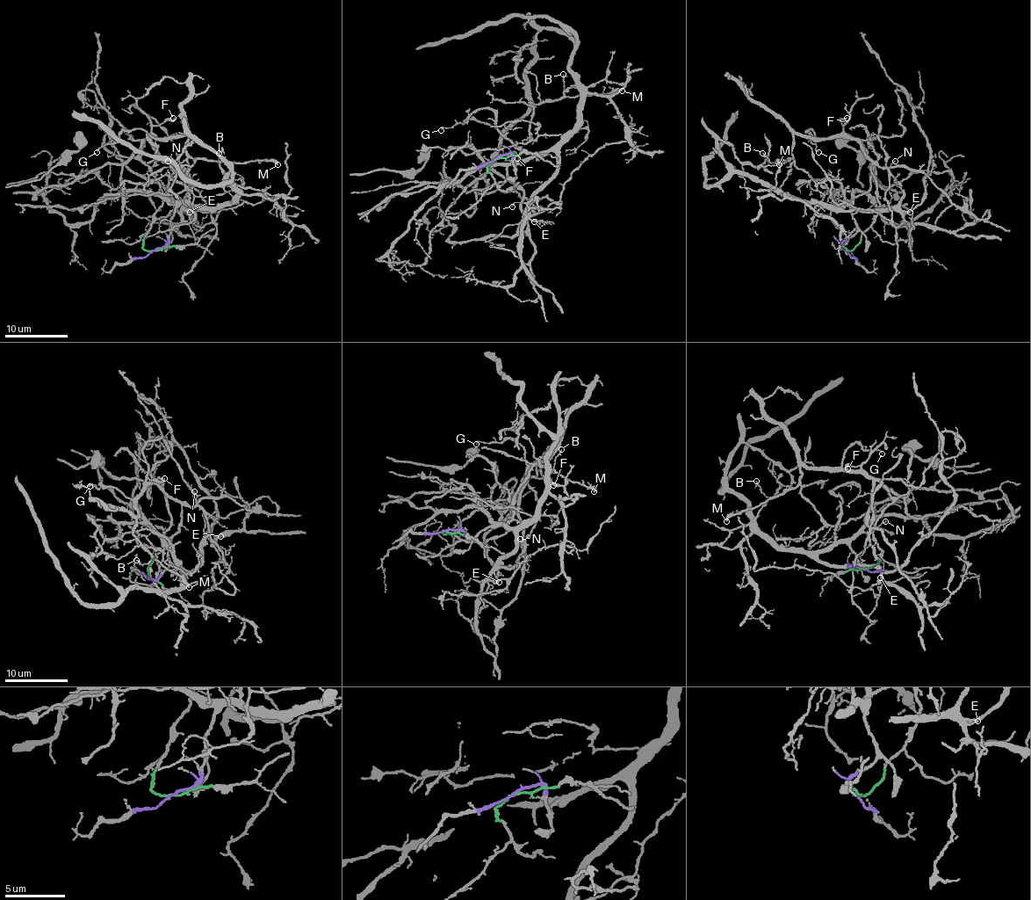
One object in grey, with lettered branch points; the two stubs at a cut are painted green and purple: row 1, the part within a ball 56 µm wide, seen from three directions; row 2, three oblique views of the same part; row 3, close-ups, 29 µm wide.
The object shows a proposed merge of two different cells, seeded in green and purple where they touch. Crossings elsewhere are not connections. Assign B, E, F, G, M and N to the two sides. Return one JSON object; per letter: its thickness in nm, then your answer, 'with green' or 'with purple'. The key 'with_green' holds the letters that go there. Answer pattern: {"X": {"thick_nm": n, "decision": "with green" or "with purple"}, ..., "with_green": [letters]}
{"B": {"thick_nm": 130, "decision": "with green"}, "E": {"thick_nm": 150, "decision": "with purple"}, "F": {"thick_nm": 200, "decision": "with green"}, "G": {"thick_nm": 130, "decision": "with green"}, "M": {"thick_nm": 320, "decision": "with green"}, "N": {"thick_nm": 90, "decision": "with green"}, "with_green": ["B", "F", "G", "M", "N"]}

